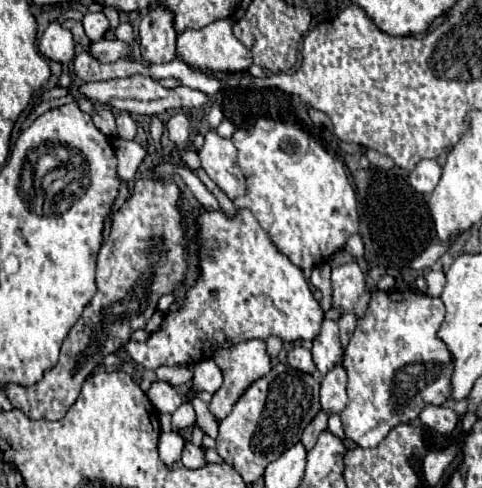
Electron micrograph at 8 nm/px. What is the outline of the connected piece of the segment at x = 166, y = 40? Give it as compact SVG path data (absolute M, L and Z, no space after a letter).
M159 3L151 9L139 25L141 53L149 63L169 63L175 61L175 29L173 29L173 13Z

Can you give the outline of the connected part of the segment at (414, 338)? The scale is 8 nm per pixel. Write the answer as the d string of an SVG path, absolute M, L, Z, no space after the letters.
M411 289L375 291L365 315L357 321L357 329L345 349L345 373L349 403L341 411L345 435L355 441L357 447L377 447L387 433L403 423L413 423L419 411L427 405L443 405L449 399L449 379L453 373L453 359L445 343L437 339L437 329L445 319L445 307L439 297L415 293Z

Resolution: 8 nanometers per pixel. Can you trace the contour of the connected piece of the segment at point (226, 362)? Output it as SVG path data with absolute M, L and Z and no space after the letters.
M245 339L239 343L233 343L229 347L219 347L211 353L211 361L215 361L215 365L223 371L223 385L219 387L219 391L213 395L213 401L209 405L211 413L215 415L215 419L223 419L235 405L235 401L239 399L239 395L255 381L261 379L263 375L267 375L267 371L271 371L271 359L265 347L263 339Z

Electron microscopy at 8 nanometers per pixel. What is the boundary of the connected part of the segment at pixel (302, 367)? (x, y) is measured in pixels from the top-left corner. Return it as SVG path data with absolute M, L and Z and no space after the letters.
M295 345L289 349L287 353L287 363L299 371L305 371L305 373L315 373L315 363L311 359L311 351L301 347L301 345Z

